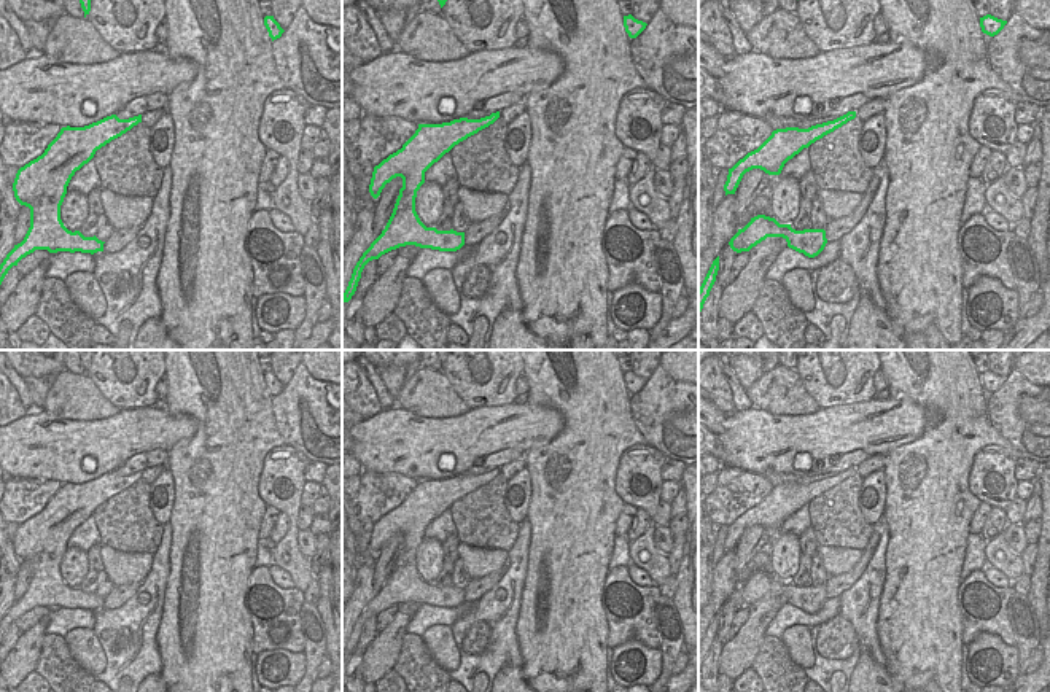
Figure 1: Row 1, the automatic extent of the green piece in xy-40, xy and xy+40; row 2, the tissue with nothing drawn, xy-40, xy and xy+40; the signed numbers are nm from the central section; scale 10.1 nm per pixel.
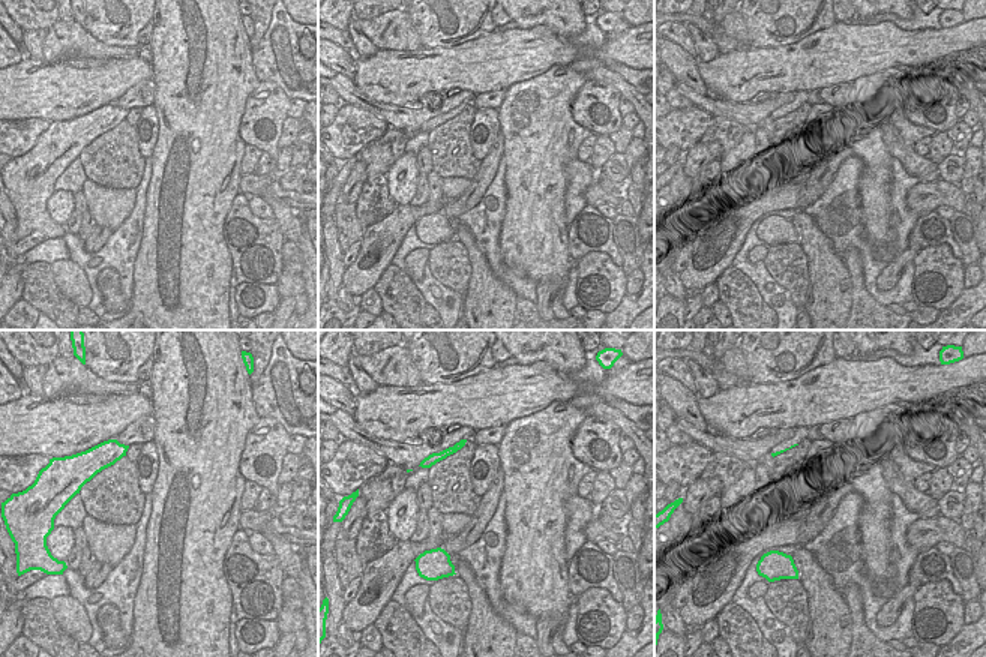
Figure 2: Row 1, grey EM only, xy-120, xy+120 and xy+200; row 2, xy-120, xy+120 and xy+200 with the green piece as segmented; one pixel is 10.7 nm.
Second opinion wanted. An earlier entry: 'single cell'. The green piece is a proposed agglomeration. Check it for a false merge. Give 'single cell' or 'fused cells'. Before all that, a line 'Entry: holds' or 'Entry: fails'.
Entry: holds
single cell

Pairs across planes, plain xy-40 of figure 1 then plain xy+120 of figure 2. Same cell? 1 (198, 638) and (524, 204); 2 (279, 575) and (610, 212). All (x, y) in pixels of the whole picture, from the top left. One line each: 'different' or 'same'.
1: same
2: same

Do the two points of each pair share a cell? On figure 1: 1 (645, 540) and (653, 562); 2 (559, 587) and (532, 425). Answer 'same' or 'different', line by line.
1: same
2: different

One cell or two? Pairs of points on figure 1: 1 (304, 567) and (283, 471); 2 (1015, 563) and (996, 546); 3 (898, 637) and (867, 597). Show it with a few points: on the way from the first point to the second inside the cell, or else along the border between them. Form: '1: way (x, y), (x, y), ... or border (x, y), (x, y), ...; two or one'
1: way (291, 543), (293, 495); one
2: way (1011, 559), (1001, 551); one
3: border (886, 573), (877, 619), (877, 640), (880, 646); two

